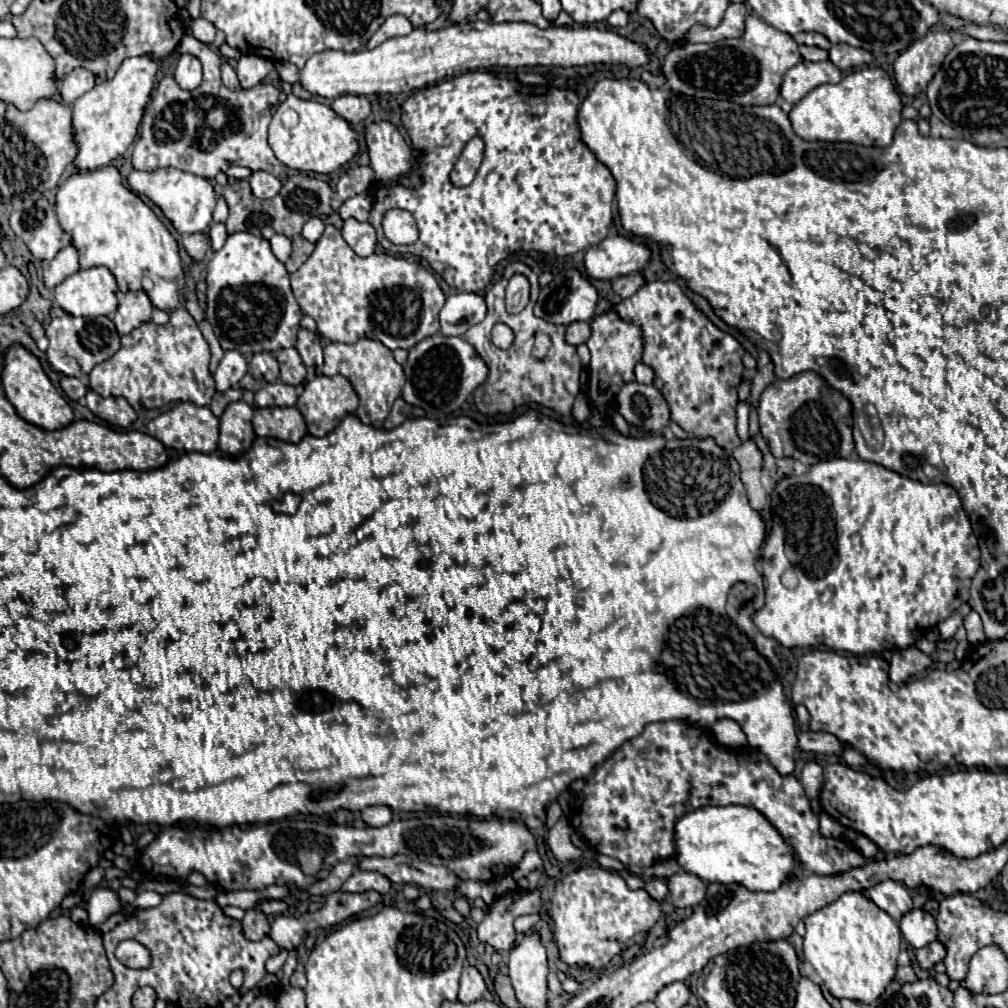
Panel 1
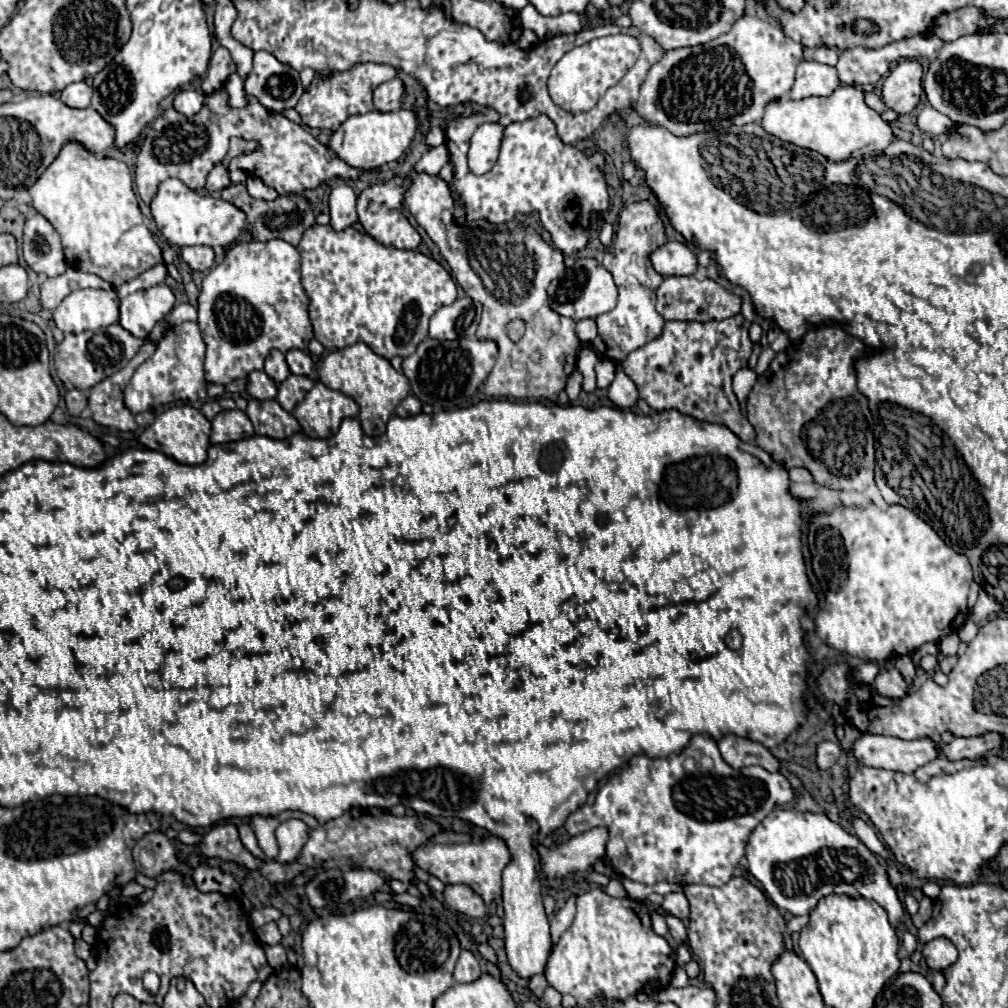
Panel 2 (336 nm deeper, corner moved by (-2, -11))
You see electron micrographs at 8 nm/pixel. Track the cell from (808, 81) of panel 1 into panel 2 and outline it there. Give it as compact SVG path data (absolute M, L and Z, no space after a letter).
M803 60L797 66L795 84L789 92L793 100L801 100L803 96L829 96L839 86L837 70L827 64L819 64L813 60Z

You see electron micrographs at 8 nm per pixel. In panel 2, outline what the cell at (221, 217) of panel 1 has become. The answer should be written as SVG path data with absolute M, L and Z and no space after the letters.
M251 240L251 242L237 242L225 256L225 260L221 264L217 264L205 278L203 278L203 286L201 286L201 294L199 294L199 330L201 330L201 338L207 346L207 354L205 354L205 380L211 382L211 384L229 384L237 378L245 378L249 372L253 370L263 370L263 360L267 358L269 350L277 348L281 352L289 352L289 350L307 350L307 344L309 340L313 338L313 328L311 328L311 322L309 322L309 298L301 286L301 276L299 276L299 252L295 246L287 244L285 240L267 240L267 242L257 242L257 240Z

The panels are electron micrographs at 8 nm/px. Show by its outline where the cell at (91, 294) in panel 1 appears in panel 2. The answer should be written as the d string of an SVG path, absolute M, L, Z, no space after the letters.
M101 288L75 290L53 310L53 320L61 332L73 334L117 324L119 296Z

